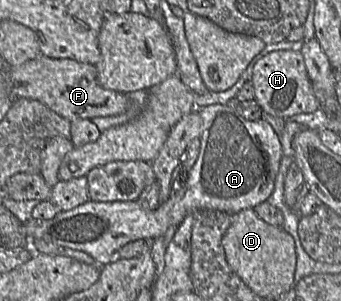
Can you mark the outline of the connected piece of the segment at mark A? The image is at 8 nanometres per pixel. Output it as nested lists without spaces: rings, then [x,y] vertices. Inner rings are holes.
[[[223,104],[207,105],[199,112],[201,135],[198,158],[189,170],[184,186],[179,190],[172,189],[169,198],[160,203],[155,210],[143,209],[138,201],[97,202],[89,200],[74,209],[61,211],[52,219],[29,220],[24,224],[27,238],[41,239],[59,247],[83,251],[92,256],[98,264],[106,265],[117,258],[119,249],[127,243],[138,239],[154,240],[162,236],[169,227],[179,226],[187,215],[200,209],[235,214],[266,201],[274,190],[274,182],[283,156],[281,140],[272,126],[262,119],[246,120],[231,107]]]

